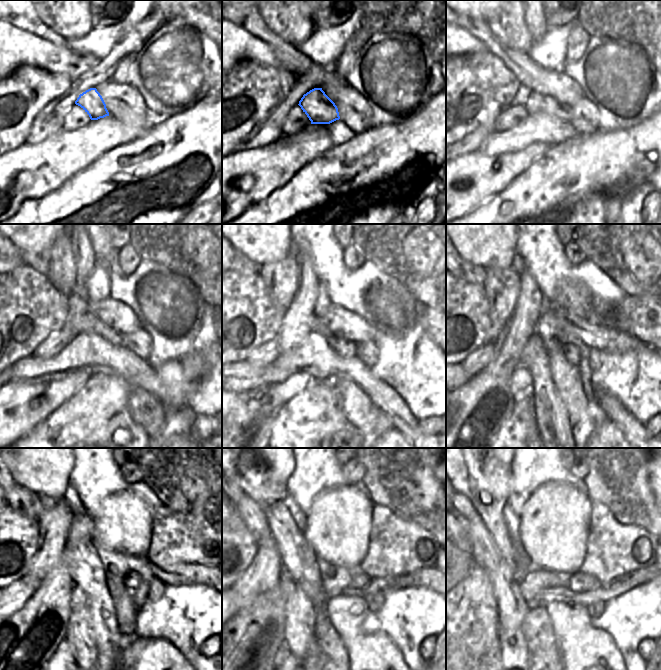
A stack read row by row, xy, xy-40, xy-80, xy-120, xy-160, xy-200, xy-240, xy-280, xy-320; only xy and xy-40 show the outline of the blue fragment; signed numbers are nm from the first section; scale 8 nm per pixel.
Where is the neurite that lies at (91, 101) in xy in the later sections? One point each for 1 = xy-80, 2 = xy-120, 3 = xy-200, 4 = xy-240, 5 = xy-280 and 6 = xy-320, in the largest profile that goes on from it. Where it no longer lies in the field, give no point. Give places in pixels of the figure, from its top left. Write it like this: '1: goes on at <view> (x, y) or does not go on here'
1: goes on at xy-80 (536, 103)
2: goes on at xy-120 (90, 324)
3: goes on at xy-200 (573, 353)
4: goes on at xy-240 (131, 580)
5: goes on at xy-280 (360, 581)
6: goes on at xy-320 (579, 582)

